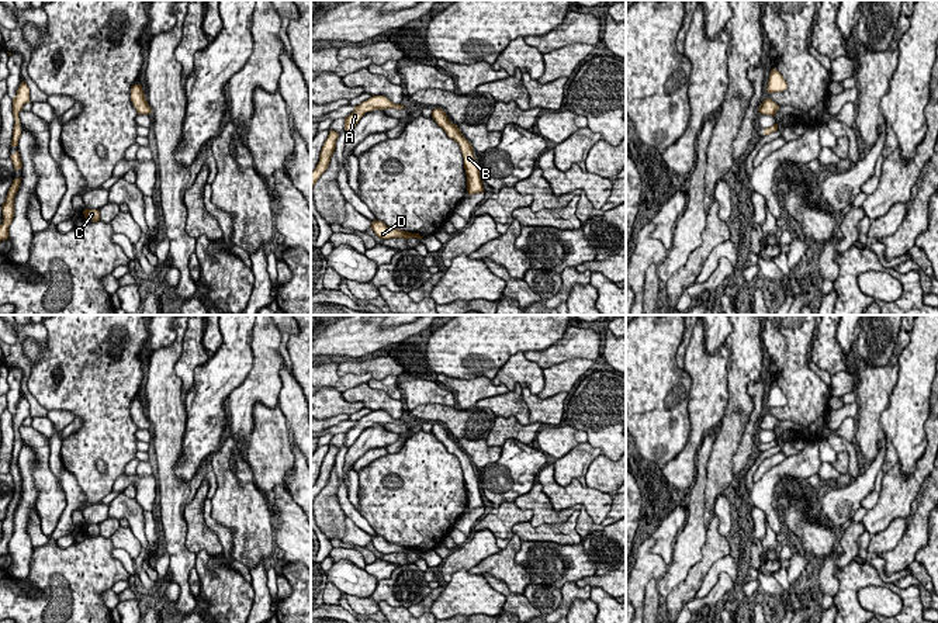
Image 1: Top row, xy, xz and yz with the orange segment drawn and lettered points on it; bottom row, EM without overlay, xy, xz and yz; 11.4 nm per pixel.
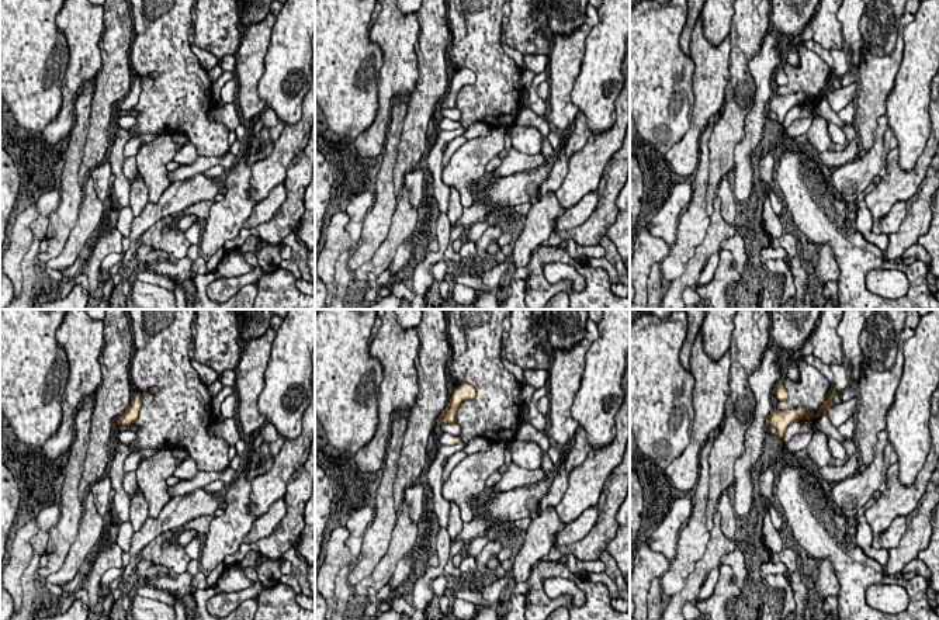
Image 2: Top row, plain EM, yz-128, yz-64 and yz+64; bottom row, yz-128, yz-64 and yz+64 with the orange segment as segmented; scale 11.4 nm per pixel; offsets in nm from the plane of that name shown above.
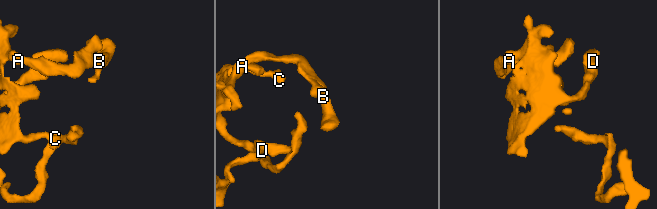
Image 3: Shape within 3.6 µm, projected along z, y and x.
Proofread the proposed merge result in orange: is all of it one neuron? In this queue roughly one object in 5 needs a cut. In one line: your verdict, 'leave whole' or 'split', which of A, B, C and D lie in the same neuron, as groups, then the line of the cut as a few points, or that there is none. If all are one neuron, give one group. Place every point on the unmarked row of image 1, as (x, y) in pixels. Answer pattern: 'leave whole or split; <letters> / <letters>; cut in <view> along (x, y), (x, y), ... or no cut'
leave whole; A B C D; no cut

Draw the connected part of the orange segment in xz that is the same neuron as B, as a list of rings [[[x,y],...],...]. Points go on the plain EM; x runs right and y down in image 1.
[[[435,423],[432,426],[432,433],[437,437],[440,443],[444,444],[449,453],[454,454],[460,460],[467,489],[467,508],[470,510],[475,508],[484,508],[478,477],[474,473],[471,458],[463,451],[458,442],[449,436],[446,428],[442,423]]]

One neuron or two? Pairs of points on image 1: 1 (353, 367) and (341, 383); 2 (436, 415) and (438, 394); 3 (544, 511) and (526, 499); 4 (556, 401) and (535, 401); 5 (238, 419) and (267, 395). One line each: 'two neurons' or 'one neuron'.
1: two neurons
2: two neurons
3: one neuron
4: one neuron
5: one neuron

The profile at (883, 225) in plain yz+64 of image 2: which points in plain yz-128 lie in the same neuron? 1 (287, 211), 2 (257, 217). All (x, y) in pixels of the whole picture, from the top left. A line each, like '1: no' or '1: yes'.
1: no
2: yes

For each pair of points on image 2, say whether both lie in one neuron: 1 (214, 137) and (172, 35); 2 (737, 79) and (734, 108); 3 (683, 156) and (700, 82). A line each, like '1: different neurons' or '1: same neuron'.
1: same neuron
2: same neuron
3: same neuron

